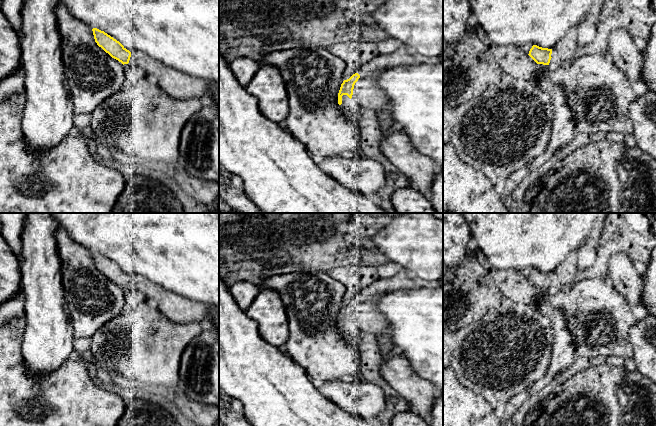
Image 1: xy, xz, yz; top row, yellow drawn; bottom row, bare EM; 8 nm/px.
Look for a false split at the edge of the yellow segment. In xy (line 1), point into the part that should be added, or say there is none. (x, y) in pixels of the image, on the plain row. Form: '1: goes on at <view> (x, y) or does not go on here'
1: goes on at xy (178, 309)

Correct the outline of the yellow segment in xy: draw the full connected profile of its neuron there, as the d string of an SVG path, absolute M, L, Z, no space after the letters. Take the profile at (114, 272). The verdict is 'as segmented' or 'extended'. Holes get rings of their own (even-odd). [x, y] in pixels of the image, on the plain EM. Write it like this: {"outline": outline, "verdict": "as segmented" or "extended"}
{"outline": "M93 252L92 255L95 266L106 277L123 289L129 288L144 294L171 321L179 324L200 323L203 320L212 321L208 314L209 307L207 305L182 297L144 276L130 276L119 265L104 255L97 252Z", "verdict": "extended"}

